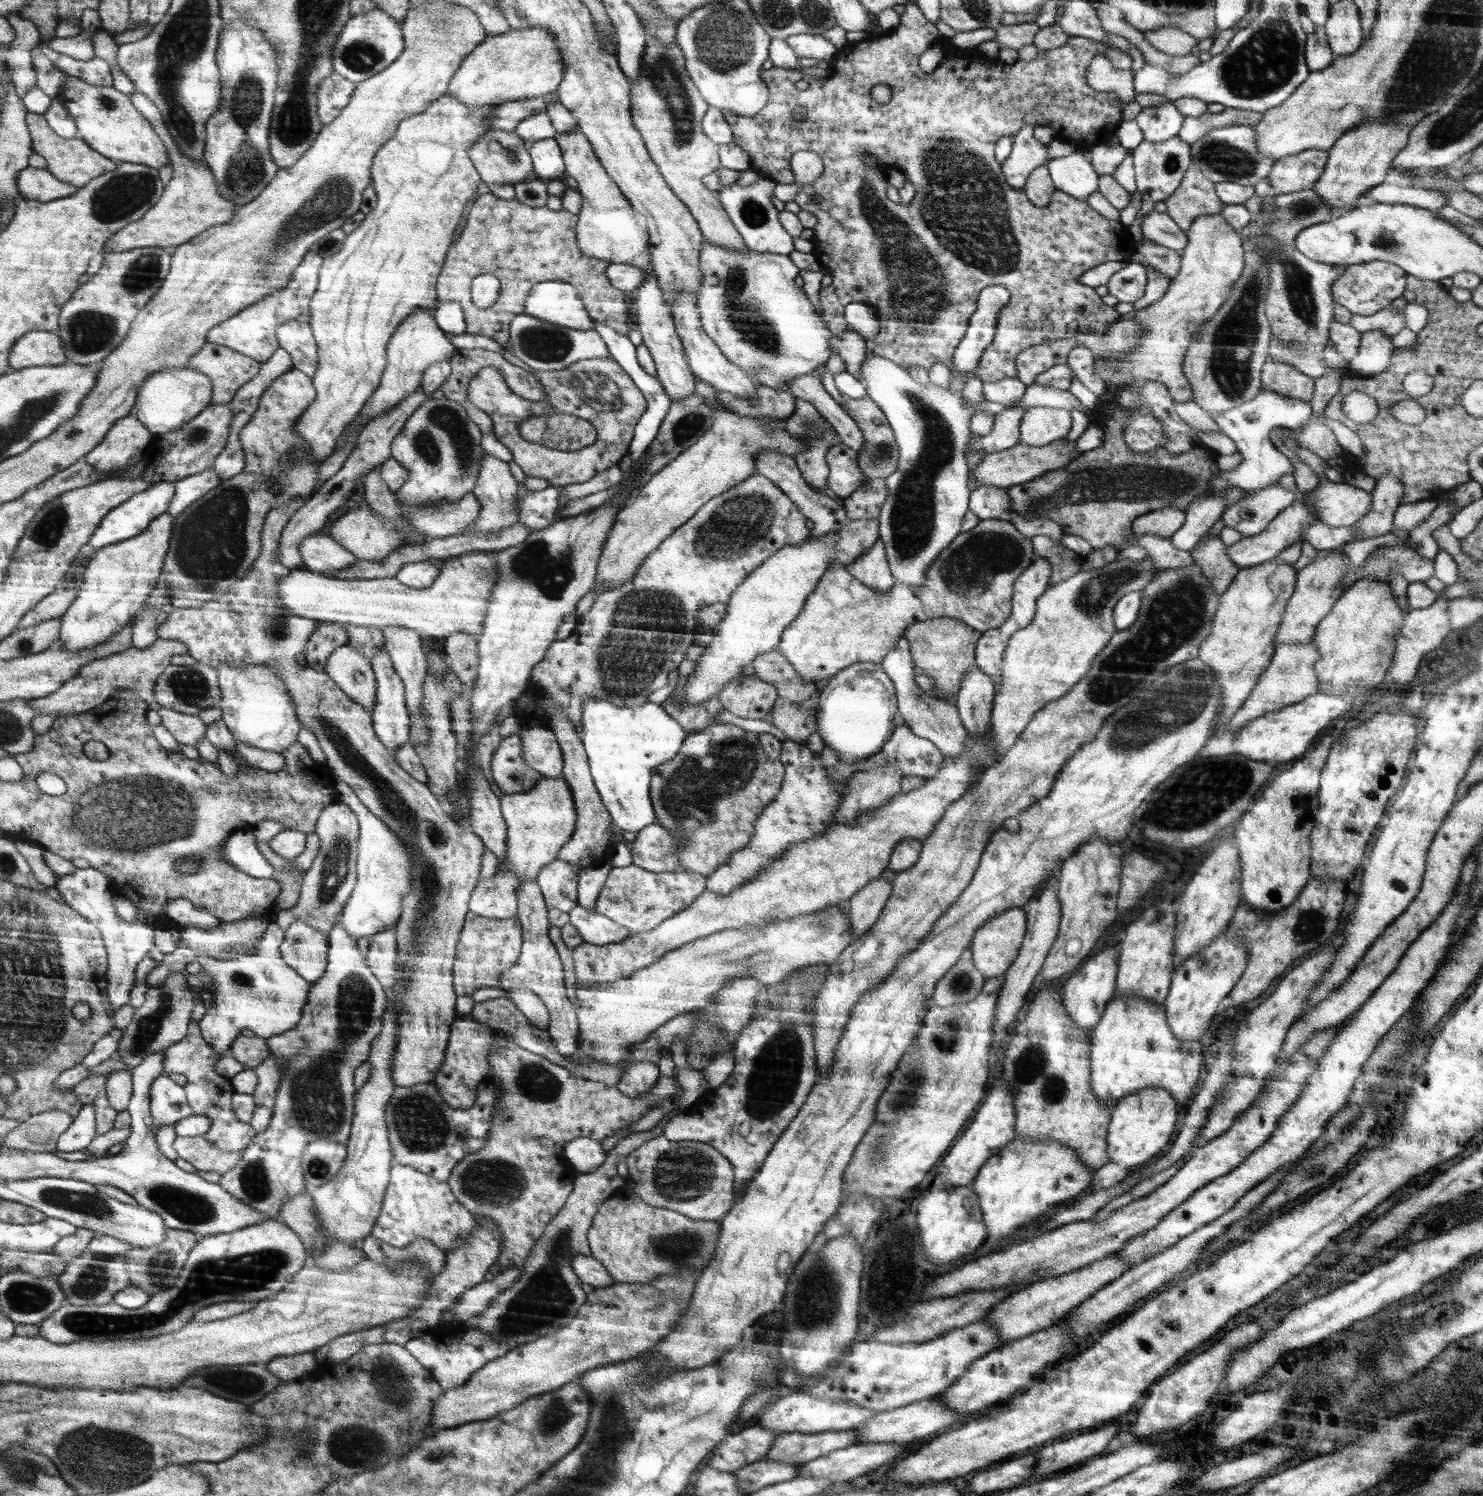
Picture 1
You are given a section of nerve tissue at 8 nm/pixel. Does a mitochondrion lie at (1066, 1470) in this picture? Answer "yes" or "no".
no

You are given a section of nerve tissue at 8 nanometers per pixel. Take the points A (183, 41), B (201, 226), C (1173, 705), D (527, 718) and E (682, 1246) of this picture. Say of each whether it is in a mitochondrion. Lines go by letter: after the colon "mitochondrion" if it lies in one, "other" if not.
A: mitochondrion
B: other
C: mitochondrion
D: other
E: mitochondrion

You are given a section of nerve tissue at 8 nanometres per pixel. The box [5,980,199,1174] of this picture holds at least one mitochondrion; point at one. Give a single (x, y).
(150, 1025)

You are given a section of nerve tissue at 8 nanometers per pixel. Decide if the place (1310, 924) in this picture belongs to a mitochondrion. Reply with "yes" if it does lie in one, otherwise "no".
yes

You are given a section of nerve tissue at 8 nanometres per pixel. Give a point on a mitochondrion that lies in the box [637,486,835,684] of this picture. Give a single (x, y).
(734, 527)

